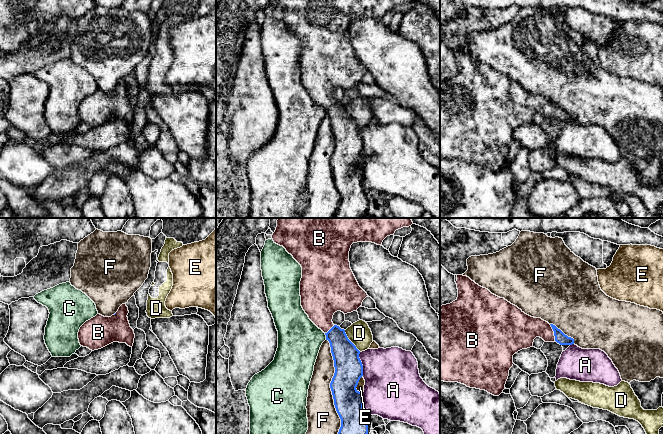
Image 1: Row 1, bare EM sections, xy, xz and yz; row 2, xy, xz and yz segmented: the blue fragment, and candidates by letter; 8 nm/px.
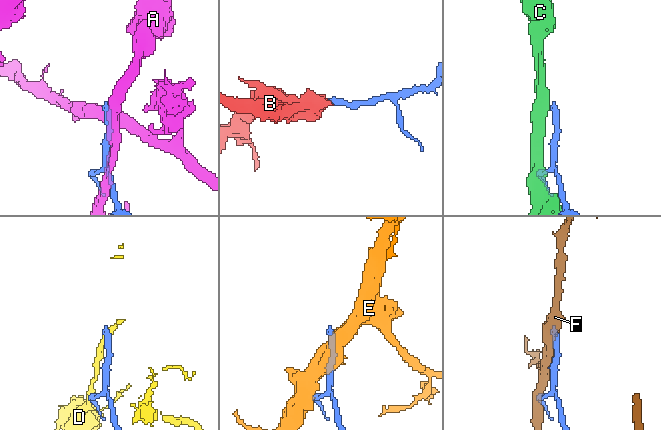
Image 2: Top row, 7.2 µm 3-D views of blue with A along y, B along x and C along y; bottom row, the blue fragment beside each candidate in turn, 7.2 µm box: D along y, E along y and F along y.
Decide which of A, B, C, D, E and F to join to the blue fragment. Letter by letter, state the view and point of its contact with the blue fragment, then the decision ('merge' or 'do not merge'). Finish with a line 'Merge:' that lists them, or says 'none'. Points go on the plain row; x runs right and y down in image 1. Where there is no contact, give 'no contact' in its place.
A: contact xz (361, 140); do not merge
B: contact yz (554, 109); merge
C: contact xz (326, 112); do not merge
D: contact xz (350, 117); do not merge
E: contact xz (357, 160); do not merge
F: contact xz (331, 166); do not merge
Merge: B

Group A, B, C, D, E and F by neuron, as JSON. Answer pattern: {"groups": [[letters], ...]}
{"groups": [["A"], ["B"], ["C"], ["D"], ["E"], ["F"]]}

